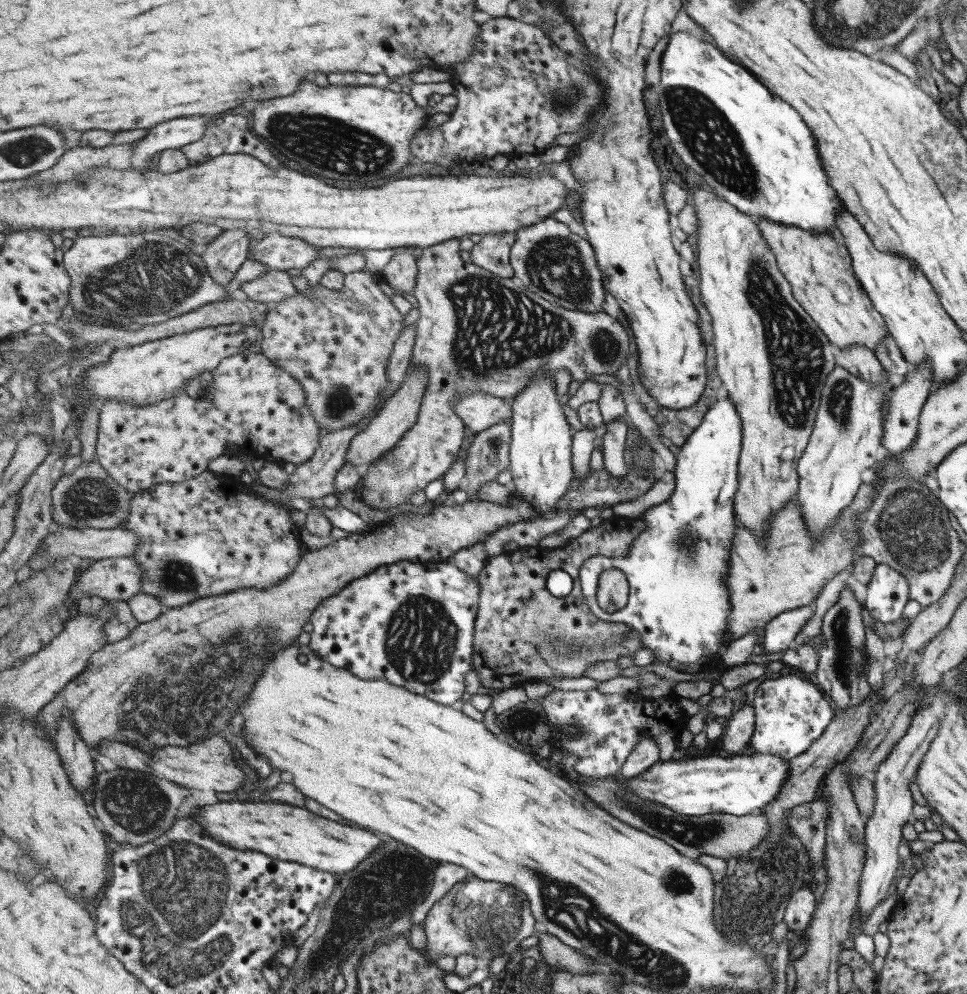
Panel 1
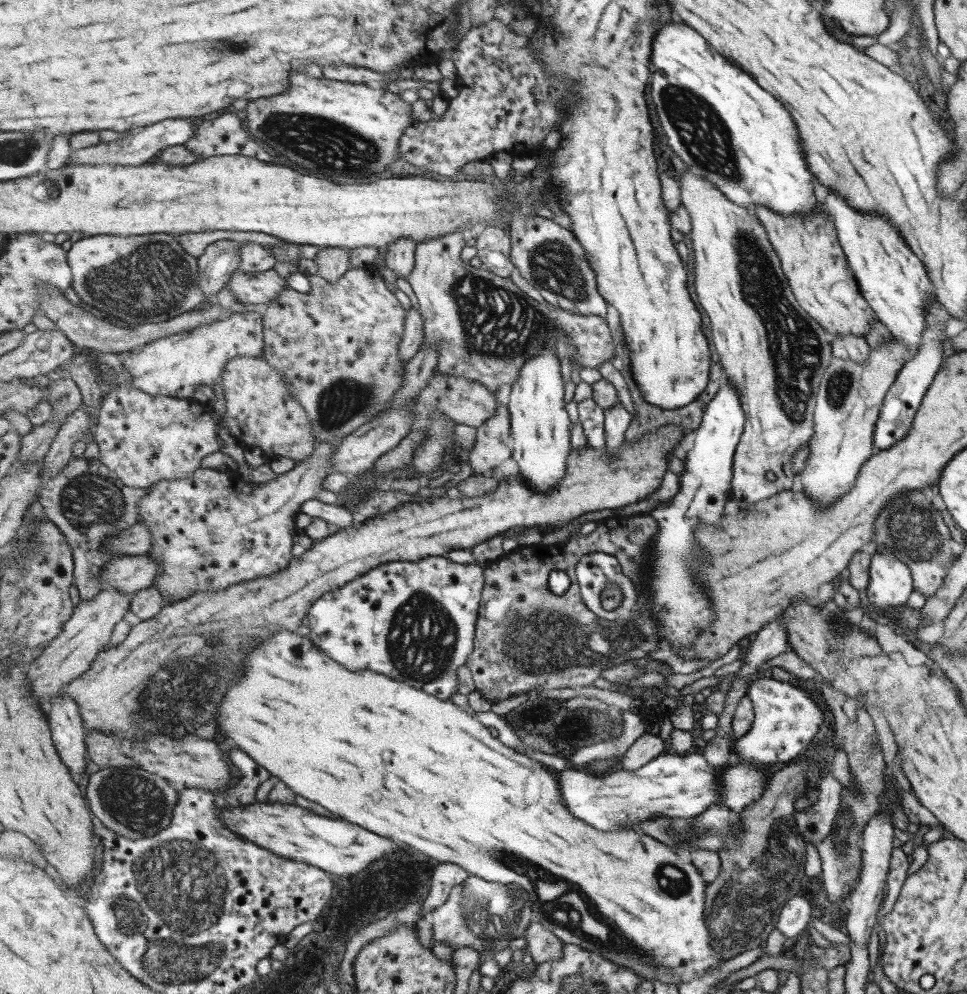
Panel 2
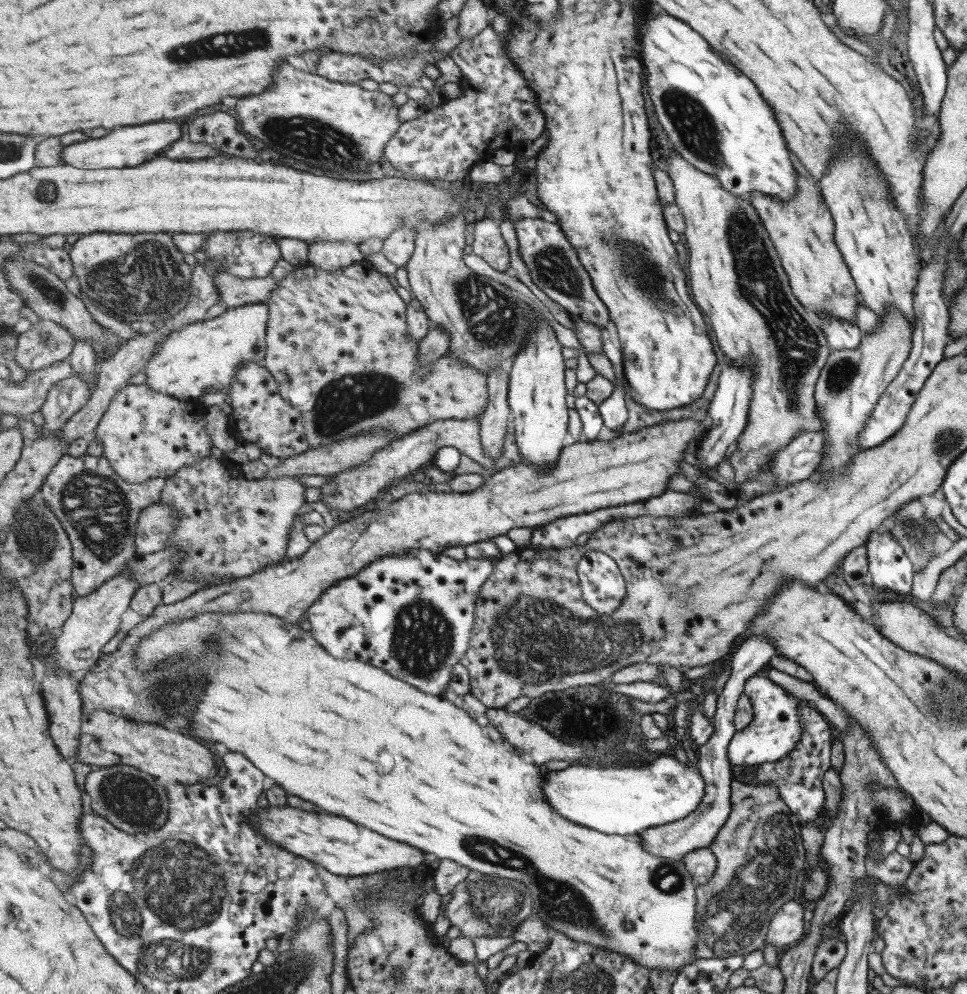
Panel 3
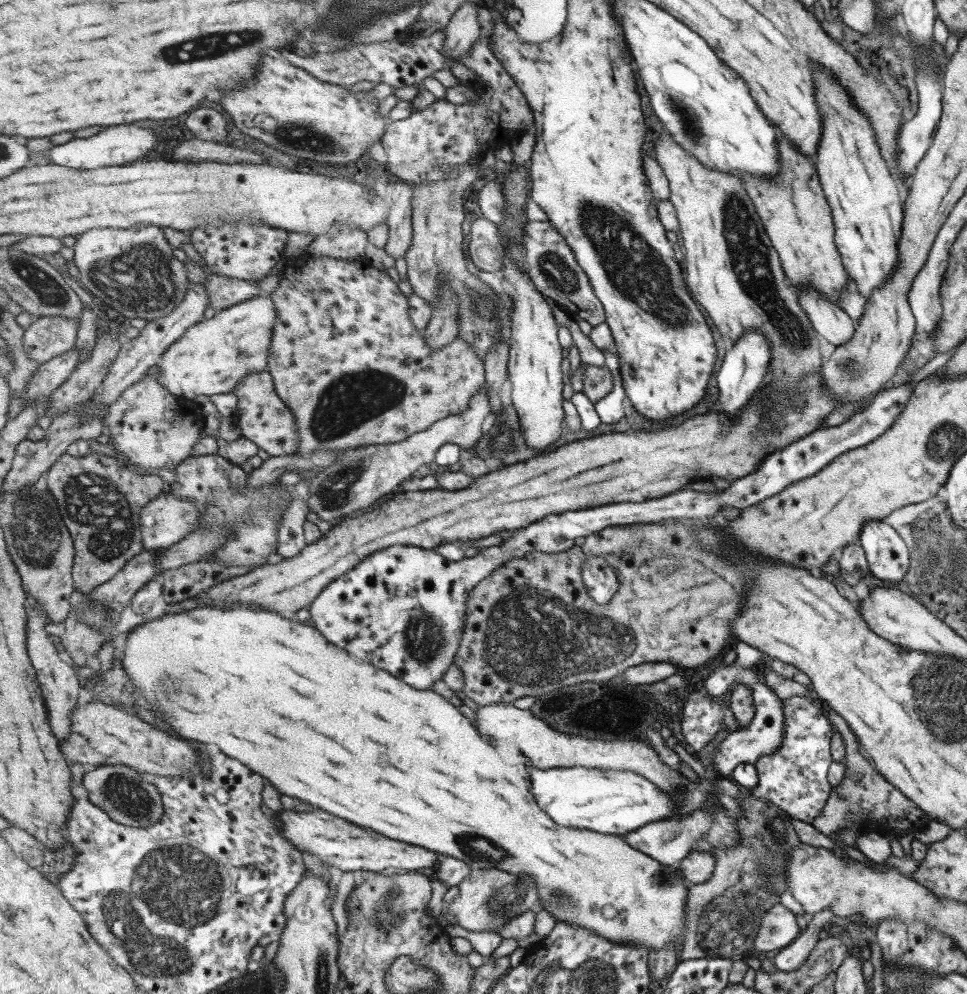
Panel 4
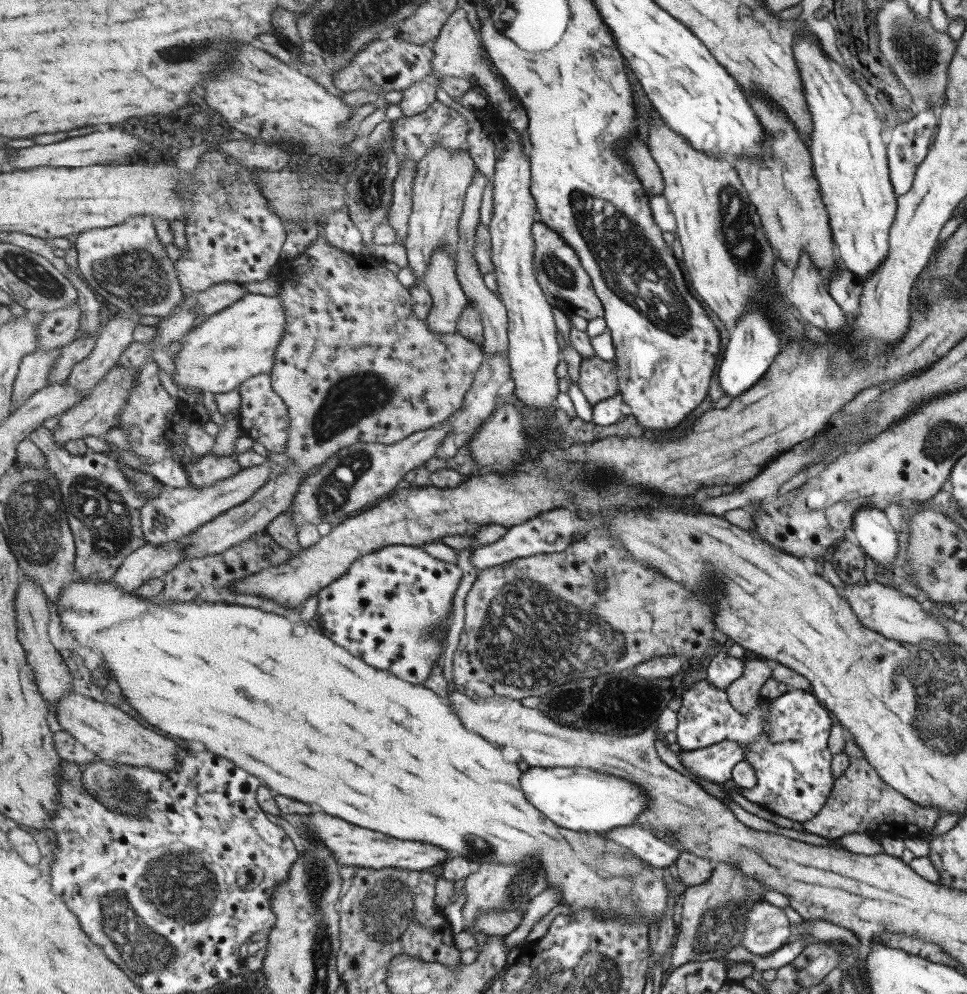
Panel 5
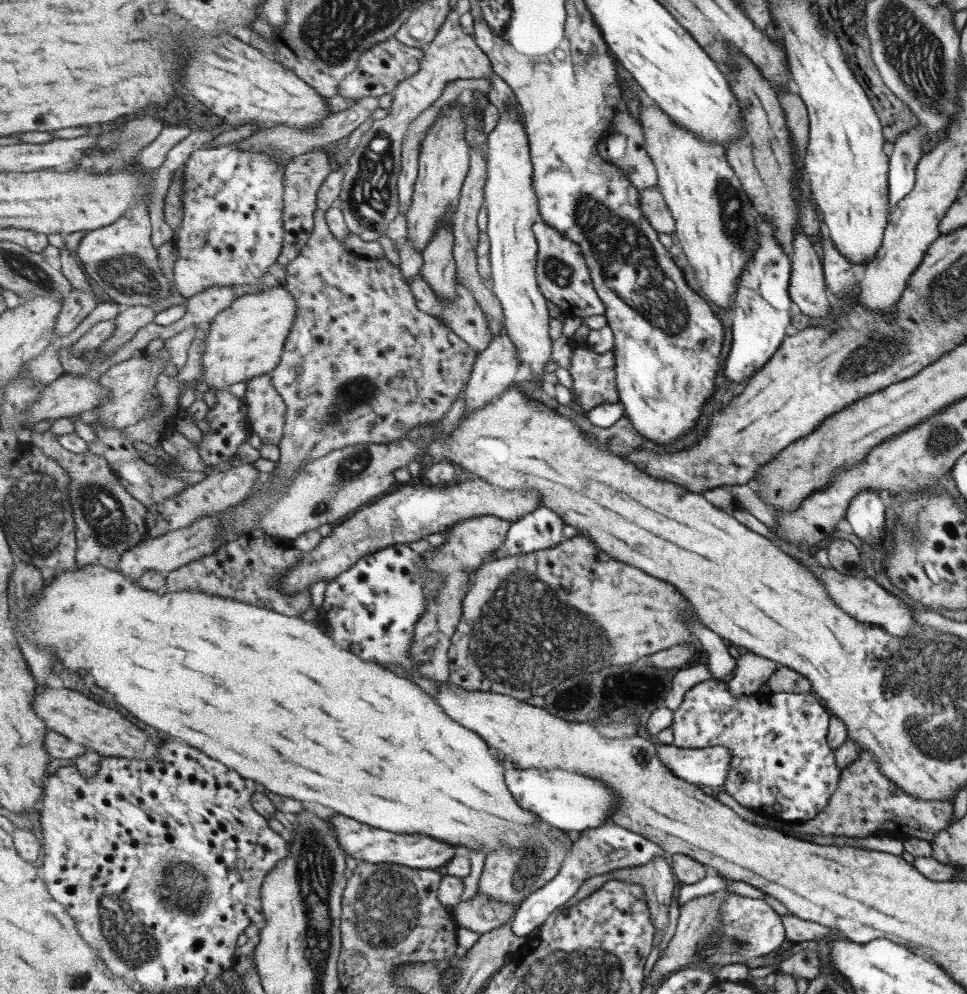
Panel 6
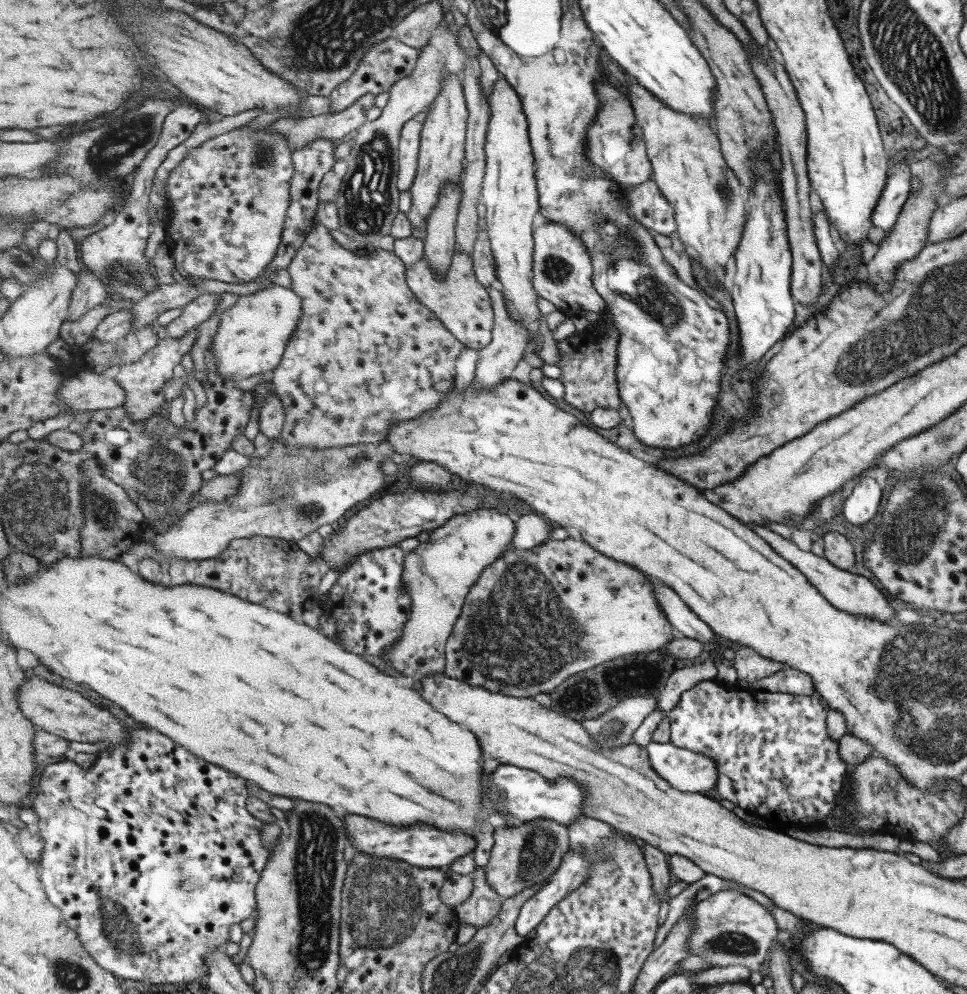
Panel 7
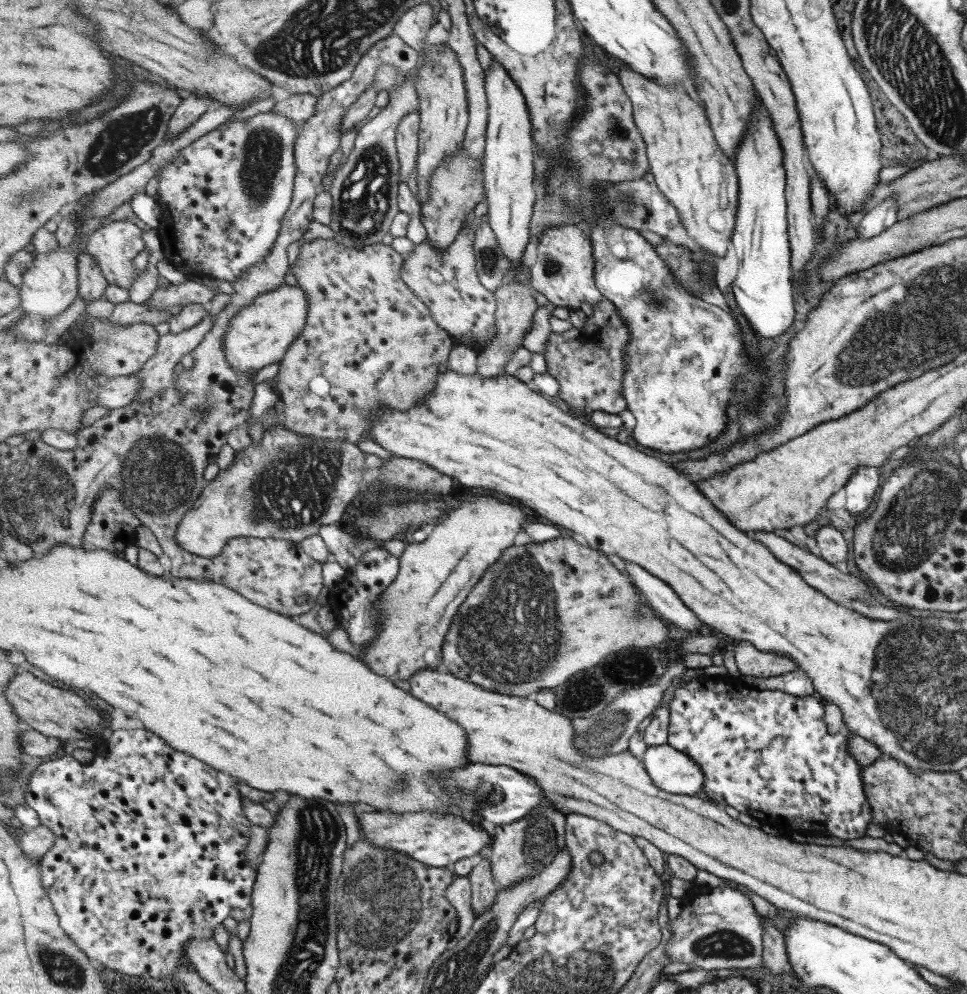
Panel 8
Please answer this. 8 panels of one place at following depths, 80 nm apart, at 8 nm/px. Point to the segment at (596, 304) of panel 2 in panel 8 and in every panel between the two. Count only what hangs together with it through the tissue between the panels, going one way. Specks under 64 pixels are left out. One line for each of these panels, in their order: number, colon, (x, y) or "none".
3: (554, 265)
4: (552, 264)
5: (559, 268)
6: (562, 267)
7: (562, 275)
8: (563, 269)

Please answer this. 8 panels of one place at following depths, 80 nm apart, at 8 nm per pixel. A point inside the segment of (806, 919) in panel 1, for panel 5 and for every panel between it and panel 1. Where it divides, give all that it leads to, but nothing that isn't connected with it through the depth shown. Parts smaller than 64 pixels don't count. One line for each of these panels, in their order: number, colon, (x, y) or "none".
2: (792, 918)
3: (786, 926)
4: (777, 928)
5: (766, 928)

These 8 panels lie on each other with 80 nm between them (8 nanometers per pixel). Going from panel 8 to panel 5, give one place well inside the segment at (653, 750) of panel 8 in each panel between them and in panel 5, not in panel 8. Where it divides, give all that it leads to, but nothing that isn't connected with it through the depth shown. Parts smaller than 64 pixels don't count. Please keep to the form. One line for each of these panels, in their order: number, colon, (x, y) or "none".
5: (713, 764)
6: (708, 766)
7: (685, 771)

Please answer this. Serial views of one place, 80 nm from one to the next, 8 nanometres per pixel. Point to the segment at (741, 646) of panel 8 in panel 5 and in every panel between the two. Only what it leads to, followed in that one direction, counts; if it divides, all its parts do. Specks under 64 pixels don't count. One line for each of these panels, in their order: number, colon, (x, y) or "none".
5: (742, 693)
6: (750, 671)
7: (749, 666)

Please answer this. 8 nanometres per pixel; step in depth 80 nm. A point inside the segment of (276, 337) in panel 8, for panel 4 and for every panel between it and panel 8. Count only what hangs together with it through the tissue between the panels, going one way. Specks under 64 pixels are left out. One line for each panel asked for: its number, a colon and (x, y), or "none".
4: (214, 356)
5: (230, 347)
6: (246, 340)
7: (253, 335)

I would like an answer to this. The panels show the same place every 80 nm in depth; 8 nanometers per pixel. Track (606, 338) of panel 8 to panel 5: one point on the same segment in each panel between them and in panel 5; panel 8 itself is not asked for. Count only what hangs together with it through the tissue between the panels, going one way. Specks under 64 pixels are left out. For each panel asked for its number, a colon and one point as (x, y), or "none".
5: (598, 380)
6: (595, 382)
7: (588, 361)

